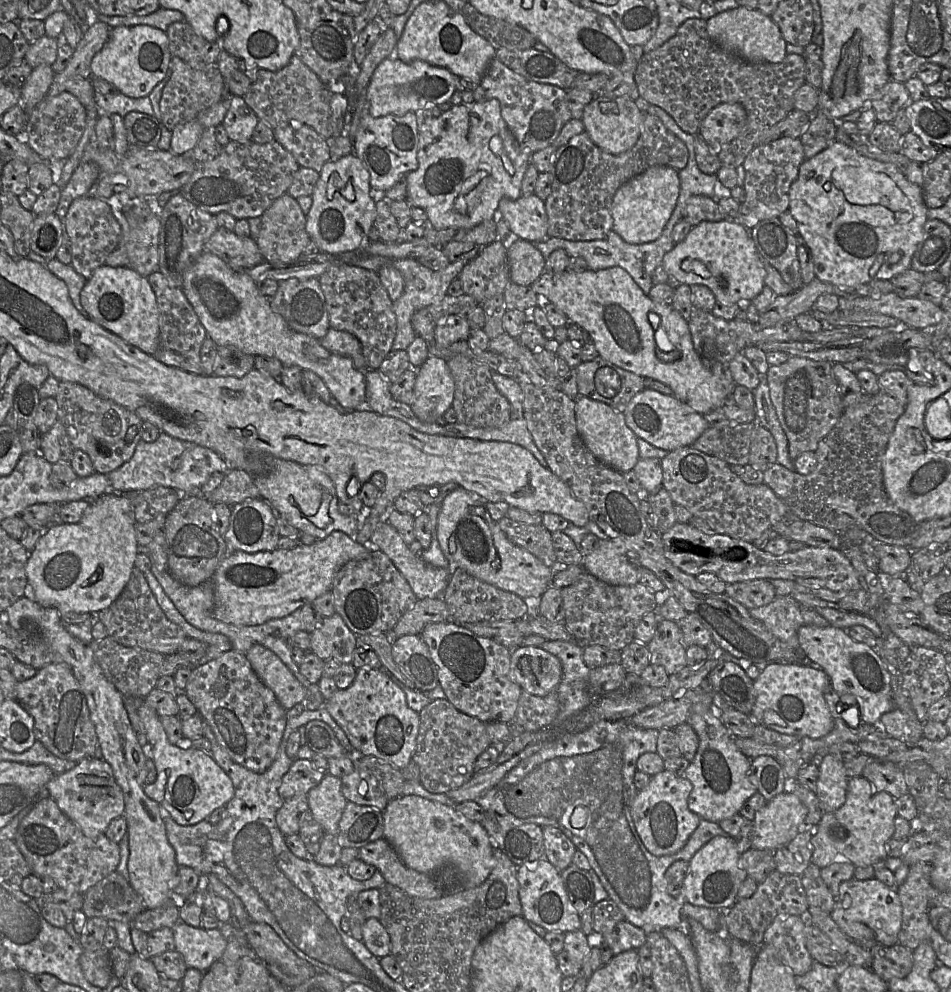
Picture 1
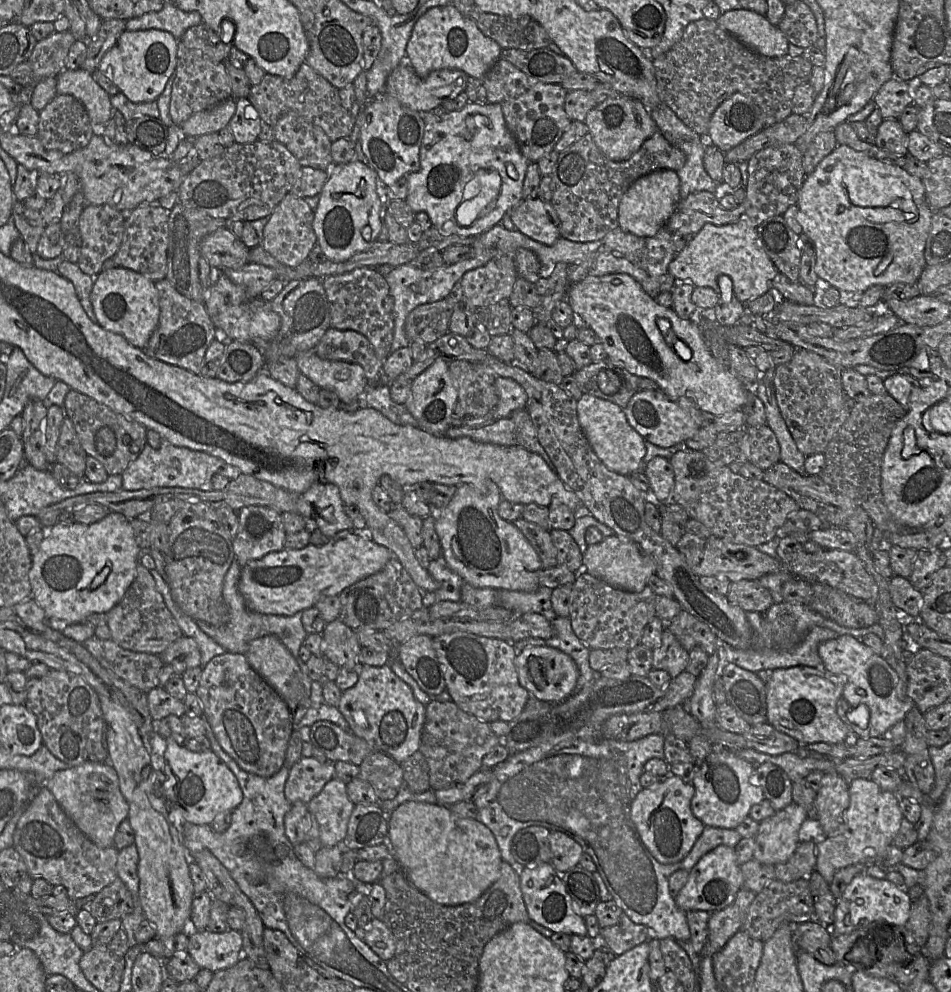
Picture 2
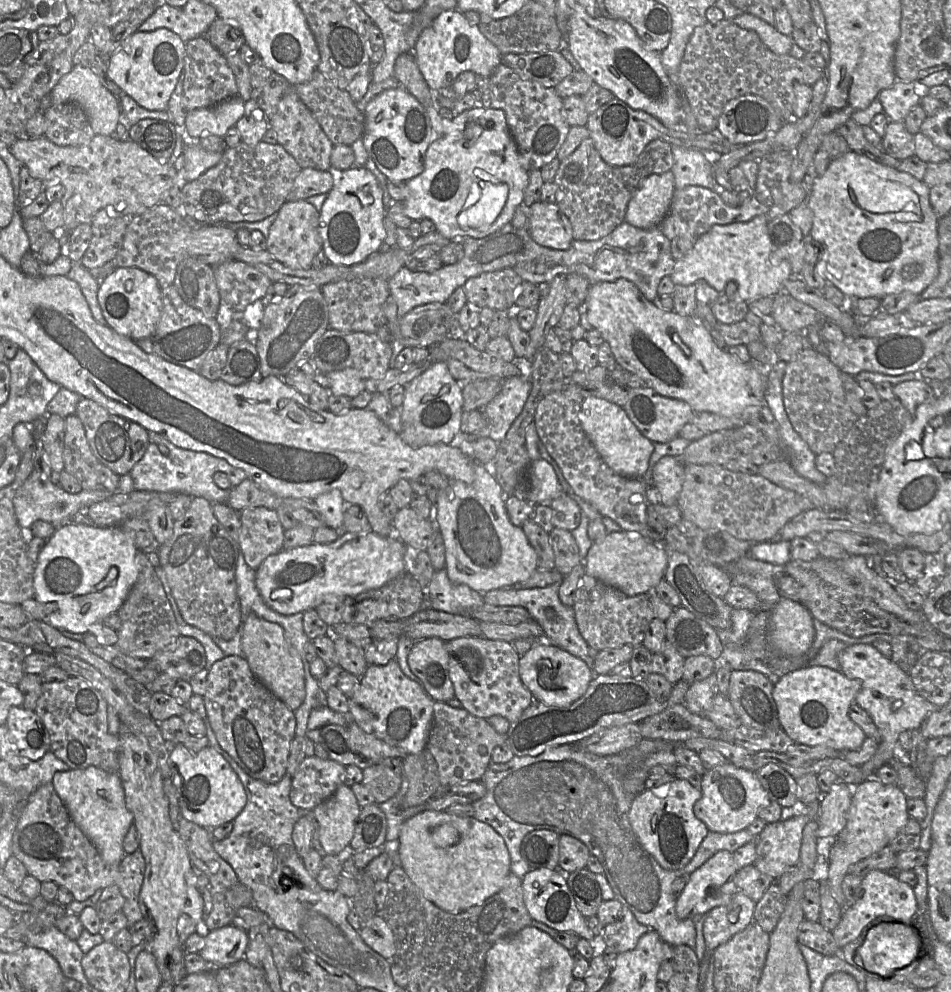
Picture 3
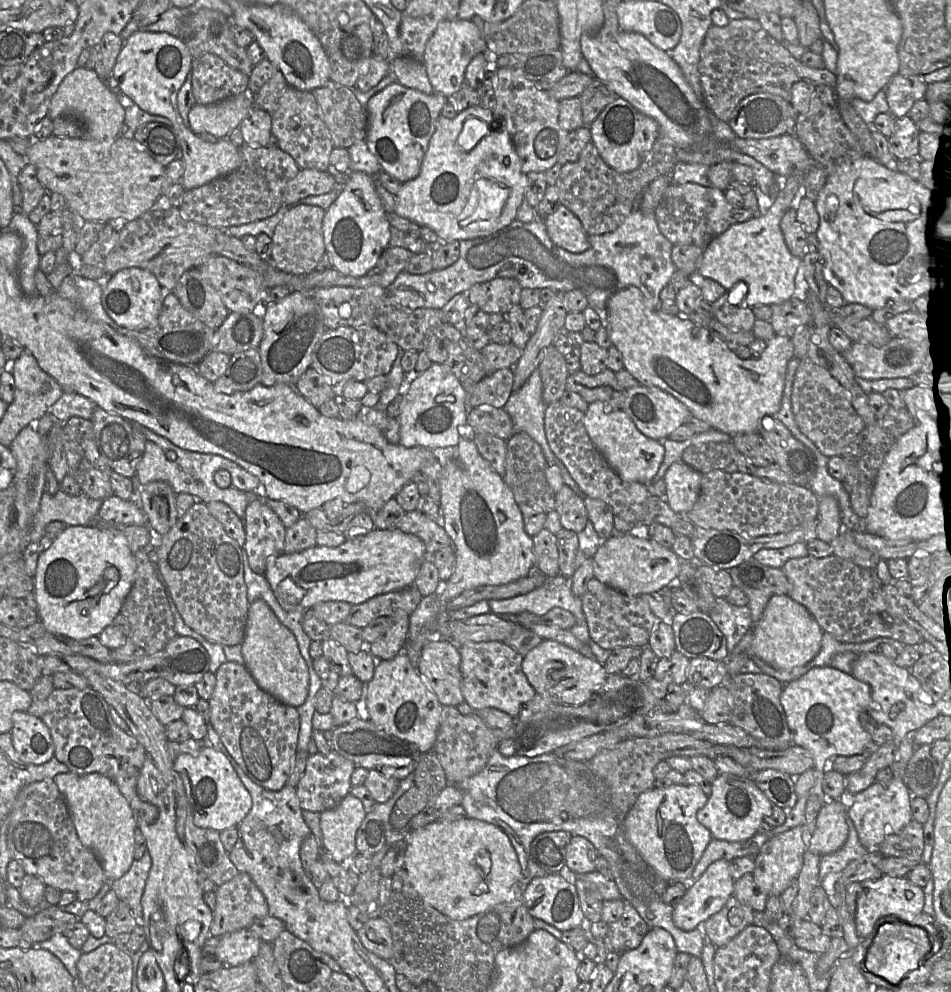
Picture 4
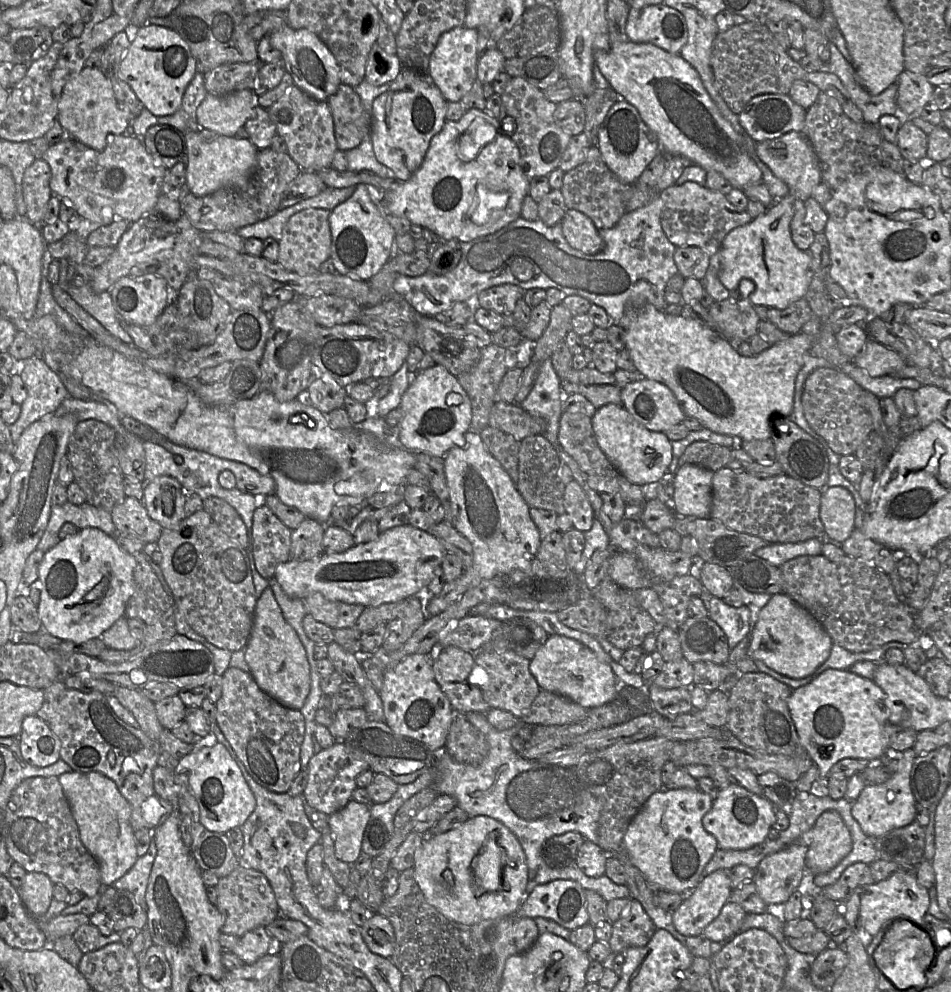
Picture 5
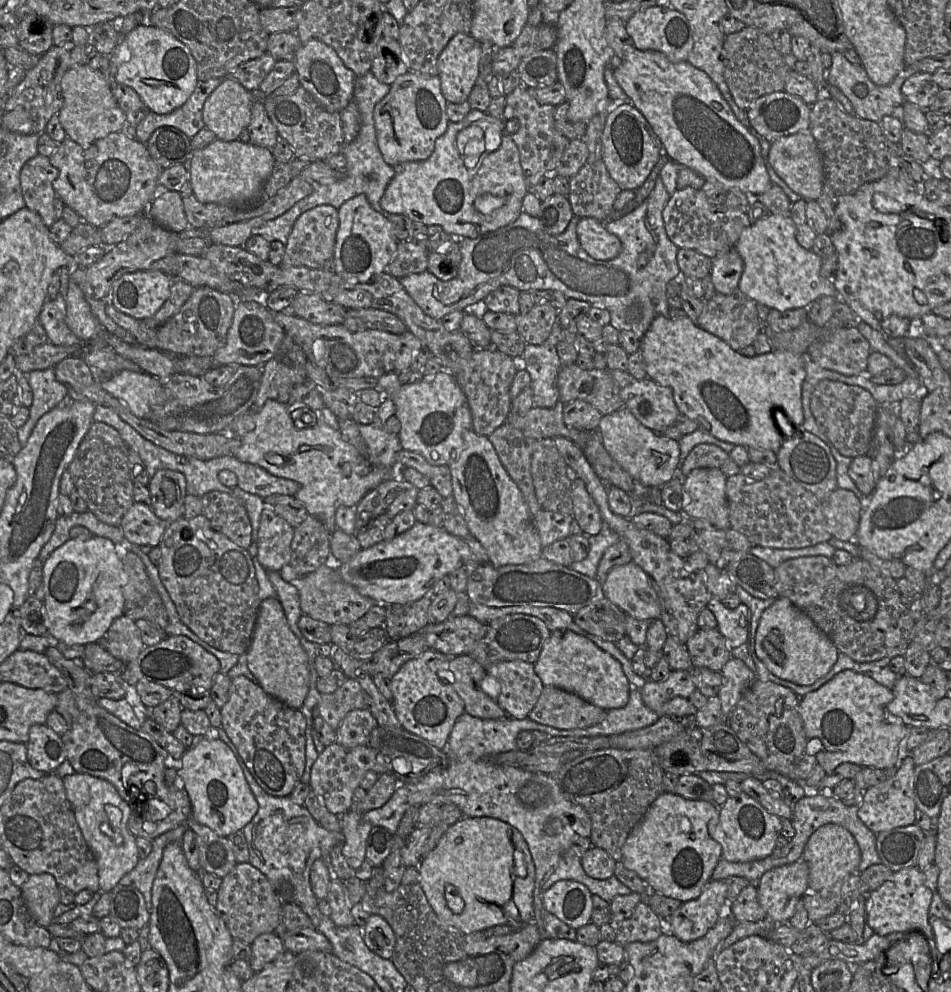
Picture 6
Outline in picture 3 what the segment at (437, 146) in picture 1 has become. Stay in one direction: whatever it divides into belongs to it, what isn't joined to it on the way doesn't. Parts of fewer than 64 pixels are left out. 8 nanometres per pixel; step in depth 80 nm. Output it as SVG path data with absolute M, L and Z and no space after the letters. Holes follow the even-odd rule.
M413 53L397 57L394 77L400 86L412 94L425 108L431 124L431 140L424 158L424 170L407 181L407 195L403 201L404 214L412 220L430 219L436 231L452 241L484 238L509 224L516 209L523 205L529 172L522 166L516 143L508 127L503 110L477 105L452 119L442 118L434 106L438 92L429 88L419 70Z

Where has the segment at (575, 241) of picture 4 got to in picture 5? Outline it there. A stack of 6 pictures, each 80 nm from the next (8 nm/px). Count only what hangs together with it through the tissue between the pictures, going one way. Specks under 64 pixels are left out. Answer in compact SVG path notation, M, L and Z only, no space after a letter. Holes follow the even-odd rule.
M568 209L559 224L563 236L572 248L586 255L594 255L604 249L605 244L598 229L583 213Z

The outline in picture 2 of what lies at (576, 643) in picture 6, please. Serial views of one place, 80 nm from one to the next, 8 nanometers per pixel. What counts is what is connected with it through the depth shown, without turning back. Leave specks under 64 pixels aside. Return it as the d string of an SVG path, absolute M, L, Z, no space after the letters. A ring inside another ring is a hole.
M531 646L522 649L514 660L520 685L539 700L549 703L563 702L575 691L579 670L566 653L549 646Z

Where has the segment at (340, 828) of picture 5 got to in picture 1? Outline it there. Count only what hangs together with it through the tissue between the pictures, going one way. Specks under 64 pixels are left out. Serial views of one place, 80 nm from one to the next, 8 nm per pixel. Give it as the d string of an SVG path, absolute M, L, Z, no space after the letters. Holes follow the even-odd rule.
M325 774L321 782L307 793L309 809L325 833L339 833L339 821L347 804L341 791L341 778Z

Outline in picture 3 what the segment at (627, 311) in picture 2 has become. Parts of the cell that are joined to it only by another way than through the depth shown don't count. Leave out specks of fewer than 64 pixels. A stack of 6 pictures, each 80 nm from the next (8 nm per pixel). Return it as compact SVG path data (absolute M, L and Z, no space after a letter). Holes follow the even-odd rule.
M620 278L612 282L591 284L582 310L593 328L609 343L617 364L627 372L640 377L659 395L684 401L694 412L711 412L728 419L741 416L749 407L767 405L764 392L768 373L773 366L754 364L753 361L741 362L727 350L720 349L709 332L698 324L694 317L683 317L673 311L661 309L654 302L647 300L631 281ZM673 333L676 333L691 350L689 357L673 342Z

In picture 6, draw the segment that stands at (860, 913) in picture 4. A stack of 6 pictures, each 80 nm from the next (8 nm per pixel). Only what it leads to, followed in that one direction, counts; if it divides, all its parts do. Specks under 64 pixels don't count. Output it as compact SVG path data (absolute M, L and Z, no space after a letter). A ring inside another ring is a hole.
M917 866L894 872L880 887L867 894L867 924L880 936L909 933L924 935L927 940L934 938L929 924L932 897L933 891L925 885L925 875Z

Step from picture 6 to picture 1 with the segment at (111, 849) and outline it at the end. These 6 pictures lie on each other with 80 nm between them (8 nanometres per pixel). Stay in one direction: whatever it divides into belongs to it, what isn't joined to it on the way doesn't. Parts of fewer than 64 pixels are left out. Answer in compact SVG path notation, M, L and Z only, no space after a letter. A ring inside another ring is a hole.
M84 758L74 768L56 774L47 784L60 810L88 837L104 834L110 822L124 816L125 802L112 766L104 759Z

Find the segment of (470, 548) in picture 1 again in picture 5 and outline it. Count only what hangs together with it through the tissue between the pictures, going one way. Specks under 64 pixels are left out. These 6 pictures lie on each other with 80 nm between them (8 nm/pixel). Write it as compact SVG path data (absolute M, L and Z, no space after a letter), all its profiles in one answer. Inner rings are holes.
M468 431L464 438L465 445L463 447L450 449L442 459L450 494L449 499L453 504L453 526L472 544L473 562L459 578L446 582L442 591L429 599L426 606L427 616L441 613L456 602L468 589L478 586L483 580L508 574L514 570L528 570L536 558L541 543L539 530L530 516L530 507L499 461L488 452L480 434Z

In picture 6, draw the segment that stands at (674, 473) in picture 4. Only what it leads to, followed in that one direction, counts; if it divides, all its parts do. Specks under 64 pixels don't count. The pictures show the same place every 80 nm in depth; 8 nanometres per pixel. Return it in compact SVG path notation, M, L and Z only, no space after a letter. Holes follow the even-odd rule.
M720 468L693 469L683 483L681 512L687 518L703 519L716 528L729 529L726 481Z

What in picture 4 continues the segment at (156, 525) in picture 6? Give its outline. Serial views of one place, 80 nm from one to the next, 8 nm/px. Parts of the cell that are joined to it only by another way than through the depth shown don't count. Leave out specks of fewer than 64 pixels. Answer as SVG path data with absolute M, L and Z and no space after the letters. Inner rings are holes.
M114 495L102 501L98 519L113 524L147 526L147 517L137 504Z

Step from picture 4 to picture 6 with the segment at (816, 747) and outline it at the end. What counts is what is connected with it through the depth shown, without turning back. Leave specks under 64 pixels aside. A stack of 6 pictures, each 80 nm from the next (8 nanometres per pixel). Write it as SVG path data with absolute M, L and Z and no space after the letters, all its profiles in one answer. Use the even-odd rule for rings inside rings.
M843 670L817 690L800 697L799 713L803 721L804 731L808 739L817 738L822 749L815 753L817 763L826 774L832 772L838 765L851 762L862 767L889 769L895 767L902 759L911 754L901 749L901 742L908 734L909 726L900 717L892 714L888 705L894 695L890 688L879 684L864 673L853 670Z

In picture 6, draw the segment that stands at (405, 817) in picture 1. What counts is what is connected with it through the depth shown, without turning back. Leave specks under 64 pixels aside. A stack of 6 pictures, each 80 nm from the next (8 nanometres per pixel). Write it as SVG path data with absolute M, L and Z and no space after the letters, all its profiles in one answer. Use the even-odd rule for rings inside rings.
M463 817L441 837L437 846L418 865L419 883L437 916L446 924L465 934L490 929L498 925L508 925L518 931L534 922L533 891L535 887L535 865L528 845L518 829L501 820L491 817Z

